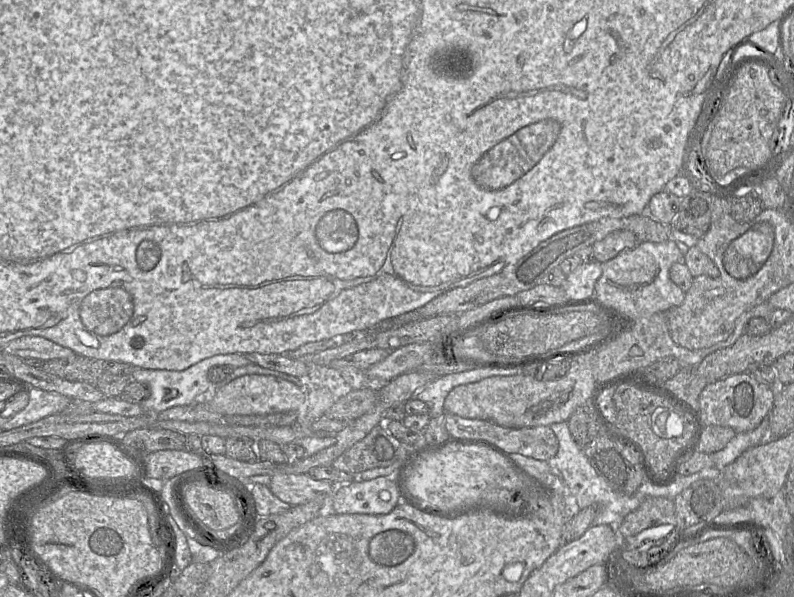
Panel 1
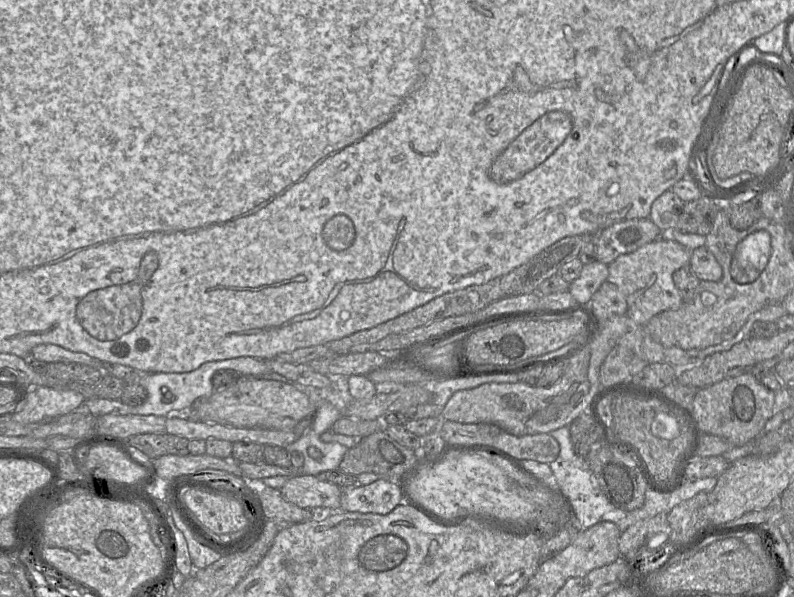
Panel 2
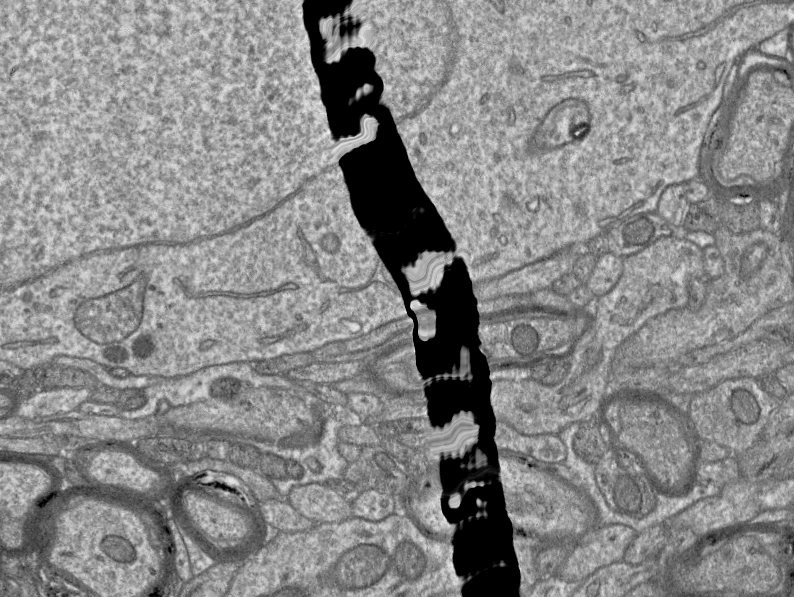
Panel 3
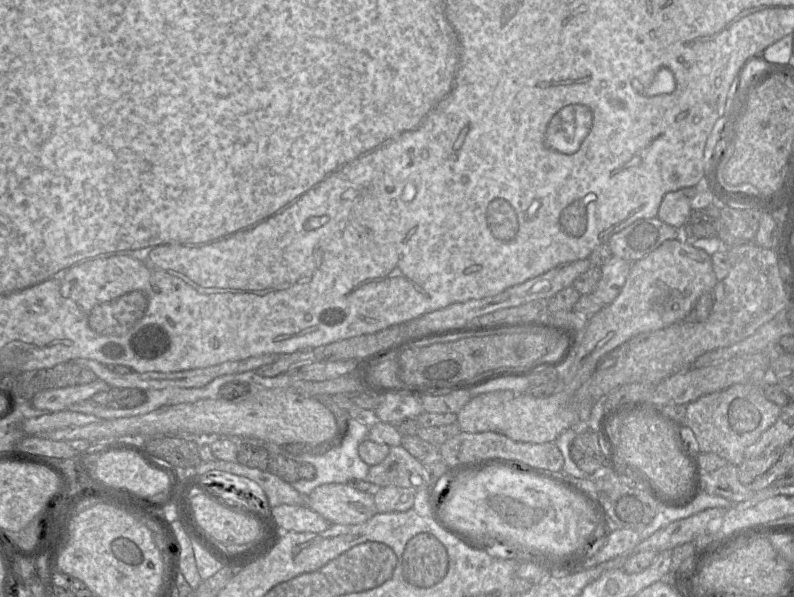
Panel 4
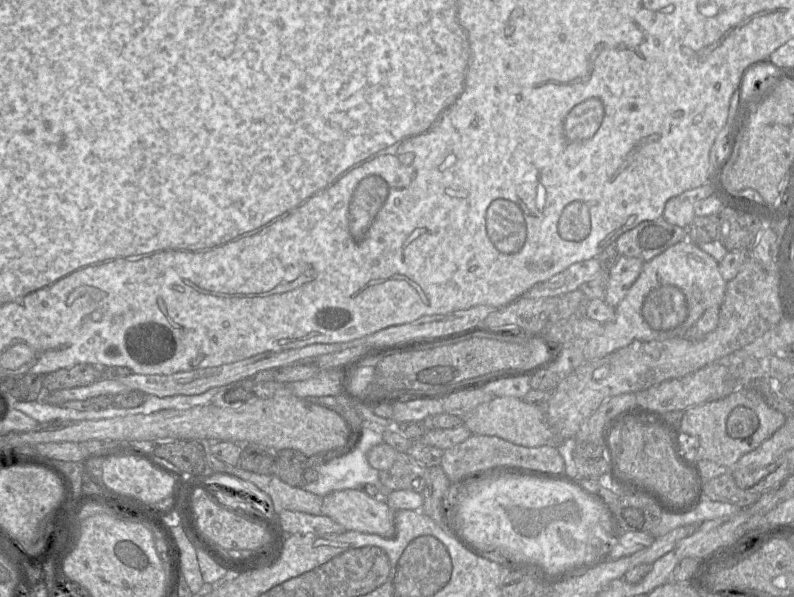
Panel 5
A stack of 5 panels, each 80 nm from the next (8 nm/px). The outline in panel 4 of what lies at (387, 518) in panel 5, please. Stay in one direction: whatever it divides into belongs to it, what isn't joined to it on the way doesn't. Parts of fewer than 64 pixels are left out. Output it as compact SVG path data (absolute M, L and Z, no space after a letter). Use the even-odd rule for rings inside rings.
M339 483L316 487L305 498L305 505L330 524L362 524L378 513L374 495Z

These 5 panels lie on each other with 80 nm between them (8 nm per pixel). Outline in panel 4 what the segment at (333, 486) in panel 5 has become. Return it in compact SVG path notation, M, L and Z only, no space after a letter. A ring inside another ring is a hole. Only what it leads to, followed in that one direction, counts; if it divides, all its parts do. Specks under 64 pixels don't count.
M351 419L348 420L348 432L343 445L340 448L331 448L322 454L304 453L292 458L298 463L310 464L315 469L315 476L312 480L298 479L292 483L292 487L301 494L304 498L322 484L347 484L352 480L365 480L369 472L369 466L361 460L358 454L358 446L361 442L367 439L370 427L363 420Z

